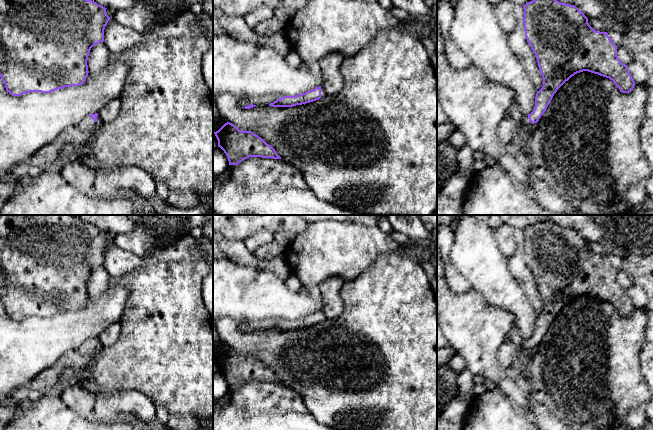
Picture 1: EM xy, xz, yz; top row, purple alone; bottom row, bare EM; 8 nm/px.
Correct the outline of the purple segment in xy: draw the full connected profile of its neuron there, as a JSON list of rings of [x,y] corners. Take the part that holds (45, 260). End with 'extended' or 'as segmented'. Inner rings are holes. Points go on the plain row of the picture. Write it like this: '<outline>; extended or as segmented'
[[[0,215],[0,301],[6,315],[12,320],[21,320],[29,316],[50,317],[65,311],[82,309],[89,297],[87,284],[91,272],[104,266],[104,253],[111,242],[106,233],[92,224],[85,223],[80,215]]]; as segmented

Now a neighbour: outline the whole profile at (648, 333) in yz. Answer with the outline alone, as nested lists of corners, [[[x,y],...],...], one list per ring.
[[[648,311],[644,336],[647,343],[653,343],[653,311]]]

